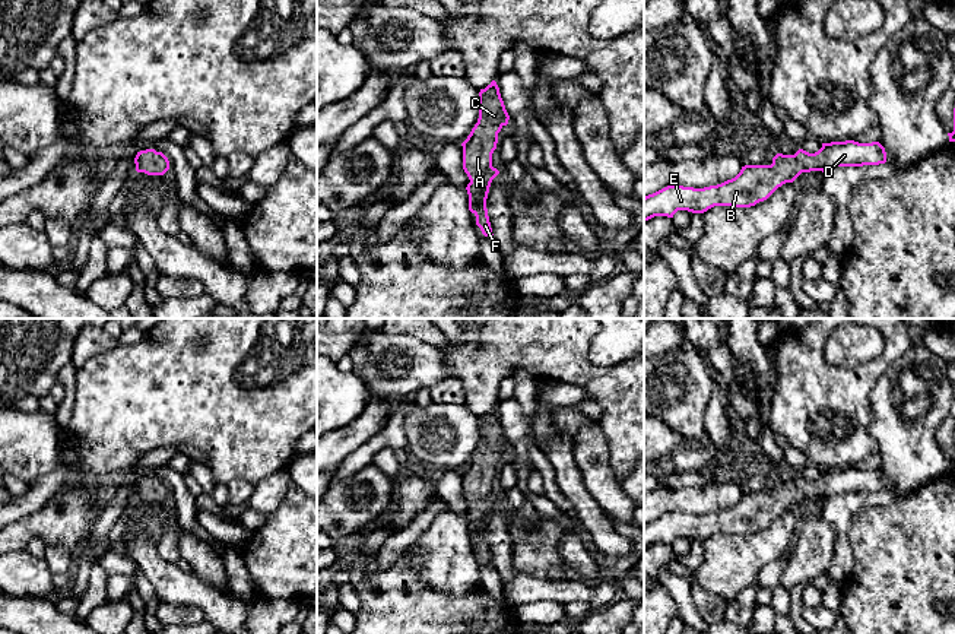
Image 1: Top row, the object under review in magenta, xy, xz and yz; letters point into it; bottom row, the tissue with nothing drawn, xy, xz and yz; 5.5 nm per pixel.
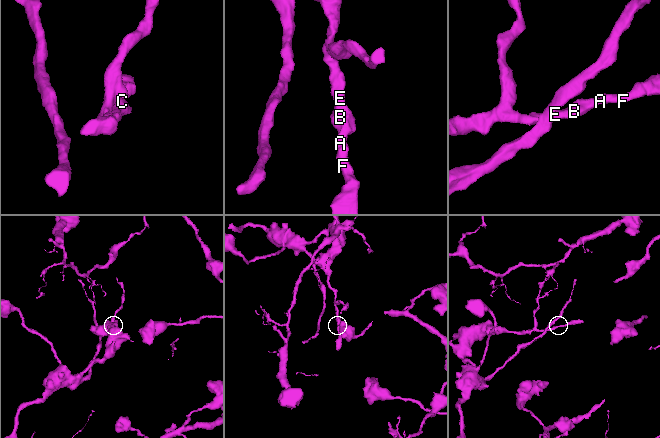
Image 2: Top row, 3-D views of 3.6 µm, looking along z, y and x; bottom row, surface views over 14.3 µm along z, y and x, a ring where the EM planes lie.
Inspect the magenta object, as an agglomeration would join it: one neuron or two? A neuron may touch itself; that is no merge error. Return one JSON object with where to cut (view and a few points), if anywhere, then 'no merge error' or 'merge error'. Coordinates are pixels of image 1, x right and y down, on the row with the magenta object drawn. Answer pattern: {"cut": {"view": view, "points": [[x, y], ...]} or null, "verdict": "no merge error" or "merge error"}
{"cut": null, "verdict": "no merge error"}

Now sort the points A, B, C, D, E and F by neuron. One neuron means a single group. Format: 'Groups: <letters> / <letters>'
Groups: A B C D E F

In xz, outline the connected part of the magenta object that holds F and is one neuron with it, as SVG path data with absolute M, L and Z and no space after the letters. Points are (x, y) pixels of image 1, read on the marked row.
M492 80L479 92L479 118L463 146L463 169L470 183L469 210L476 216L476 225L485 237L494 240L486 199L492 180L499 174L492 167L492 153L496 149L498 133L508 124L510 115L505 110L499 88Z

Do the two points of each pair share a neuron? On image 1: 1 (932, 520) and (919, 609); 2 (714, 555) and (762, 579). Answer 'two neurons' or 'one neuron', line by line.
1: one neuron
2: two neurons

